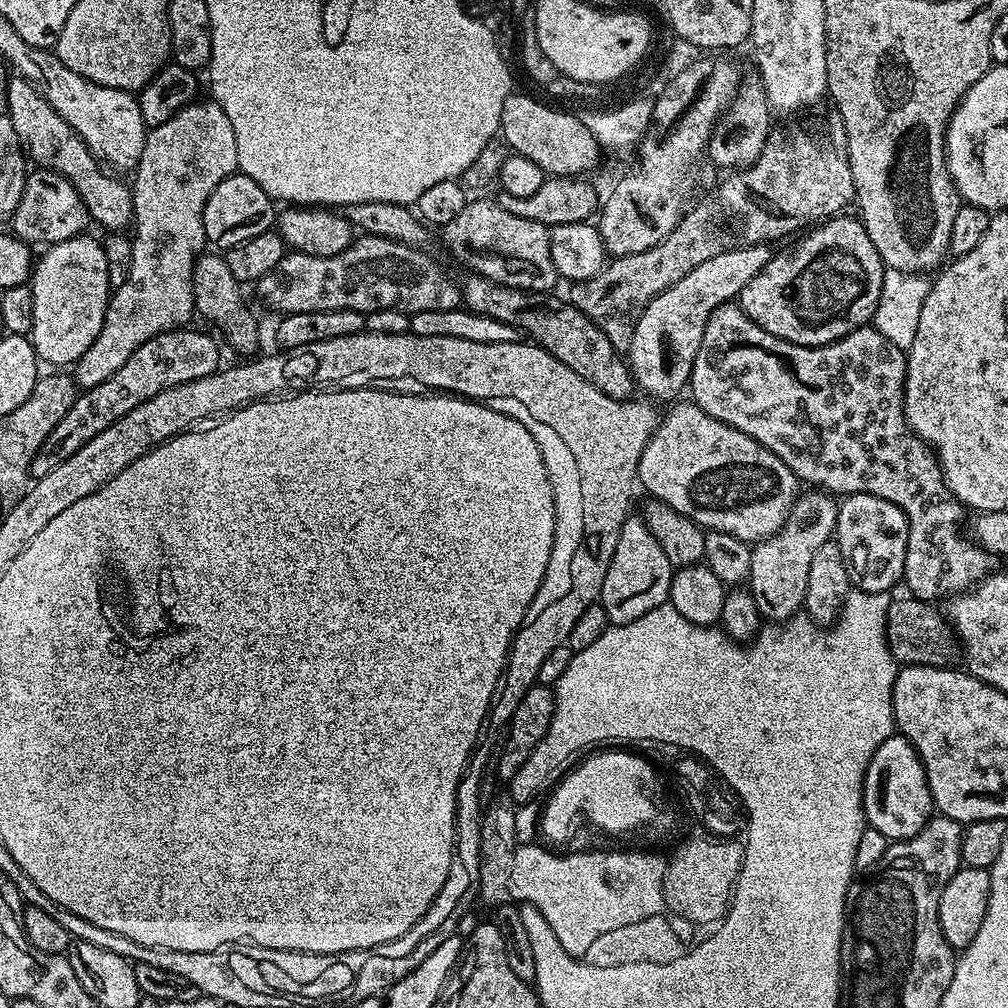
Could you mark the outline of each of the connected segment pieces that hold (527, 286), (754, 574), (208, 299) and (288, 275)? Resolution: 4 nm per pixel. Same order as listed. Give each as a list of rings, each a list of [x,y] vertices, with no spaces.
[[[476,198],[469,199],[462,214],[442,228],[449,250],[475,275],[485,276],[493,284],[505,284],[507,288],[551,293],[558,277],[550,254],[549,231],[549,225],[510,214],[495,199]]]
[[[820,490],[809,492],[812,492],[809,496],[801,495],[792,505],[788,523],[780,531],[767,536],[752,548],[747,583],[761,617],[768,622],[790,620],[804,608],[810,582],[810,562],[816,551],[827,540],[833,539],[836,530],[837,501]]]
[[[201,254],[196,257],[192,275],[192,293],[196,312],[204,315],[224,335],[225,345],[228,343],[234,351],[241,352],[244,355],[241,357],[251,357],[260,344],[260,324],[256,321],[255,314],[244,305],[244,296],[240,293],[243,292],[242,286],[236,281],[234,274],[230,274],[230,266],[226,266],[223,255],[208,255]]]
[[[364,234],[353,239],[345,252],[330,258],[289,251],[275,270],[256,281],[254,288],[279,314],[339,308],[365,314],[393,308],[411,314],[461,307],[462,292],[457,281],[455,284],[450,277],[444,276],[443,270],[428,254],[390,238]]]

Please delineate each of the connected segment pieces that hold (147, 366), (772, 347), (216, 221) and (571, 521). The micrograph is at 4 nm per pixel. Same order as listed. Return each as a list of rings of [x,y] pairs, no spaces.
[[[181,326],[173,328],[170,332],[160,332],[154,338],[142,342],[126,363],[115,374],[110,374],[106,382],[98,382],[98,386],[81,391],[76,397],[74,406],[66,410],[66,418],[54,426],[47,440],[34,454],[32,470],[30,473],[33,481],[41,480],[54,466],[62,466],[70,454],[78,454],[90,438],[98,438],[106,426],[114,426],[122,414],[130,414],[134,406],[142,406],[154,394],[162,390],[170,390],[170,386],[178,386],[182,382],[194,382],[198,378],[206,378],[211,372],[221,367],[221,345],[211,340],[204,332],[191,332],[191,327]]]
[[[729,302],[718,306],[714,314],[706,322],[706,330],[702,334],[702,346],[698,346],[698,354],[694,358],[692,367],[692,378],[690,381],[691,403],[696,404],[710,418],[718,418],[726,426],[754,438],[766,450],[774,453],[779,460],[796,476],[797,481],[804,480],[808,486],[815,486],[828,494],[840,496],[856,496],[862,498],[866,494],[874,494],[878,498],[886,498],[886,502],[894,502],[903,510],[908,519],[908,545],[906,546],[906,562],[904,563],[903,583],[908,584],[907,591],[915,596],[917,600],[929,602],[940,602],[945,598],[951,598],[969,588],[977,585],[986,577],[997,571],[998,560],[992,553],[981,548],[975,539],[969,538],[960,527],[964,524],[966,509],[956,495],[948,488],[944,475],[940,469],[940,462],[936,459],[936,453],[929,445],[925,444],[911,428],[906,426],[904,418],[904,379],[908,362],[906,352],[888,341],[882,333],[873,326],[865,326],[854,330],[849,336],[835,340],[833,344],[824,344],[820,348],[807,348],[801,344],[791,344],[758,326],[752,319],[740,309],[739,303]]]
[[[243,174],[228,176],[218,186],[204,207],[204,238],[209,245],[217,244],[217,249],[227,250],[246,242],[249,238],[258,238],[258,234],[273,231],[278,220],[278,208],[272,197],[254,182],[254,178]]]
[[[542,450],[542,462],[546,462],[546,470],[550,478],[550,486],[554,494],[554,514],[556,515],[556,525],[554,526],[554,546],[550,550],[550,566],[546,566],[546,574],[540,583],[538,594],[534,602],[530,602],[528,610],[534,610],[546,600],[564,600],[568,594],[568,584],[570,584],[570,556],[572,548],[580,540],[582,532],[582,500],[580,500],[580,482],[578,482],[578,472],[576,466],[570,462],[568,452],[564,450]]]

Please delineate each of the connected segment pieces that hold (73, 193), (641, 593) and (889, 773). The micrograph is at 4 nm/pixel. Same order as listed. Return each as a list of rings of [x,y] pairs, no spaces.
[[[40,168],[29,175],[22,202],[18,202],[18,210],[12,212],[10,221],[11,235],[17,236],[25,244],[51,246],[81,235],[87,229],[84,227],[90,224],[90,217],[78,190],[74,190],[66,177],[52,172],[49,168]]]
[[[636,514],[629,515],[618,534],[618,546],[614,546],[614,558],[610,558],[598,601],[606,610],[609,625],[629,624],[665,603],[673,571],[670,558],[666,558],[662,546],[658,546],[658,540],[650,534],[643,519]]]
[[[888,736],[886,742],[874,750],[874,758],[870,758],[870,766],[864,775],[865,821],[882,830],[887,840],[895,842],[914,838],[933,815],[932,795],[920,756],[905,736]]]

